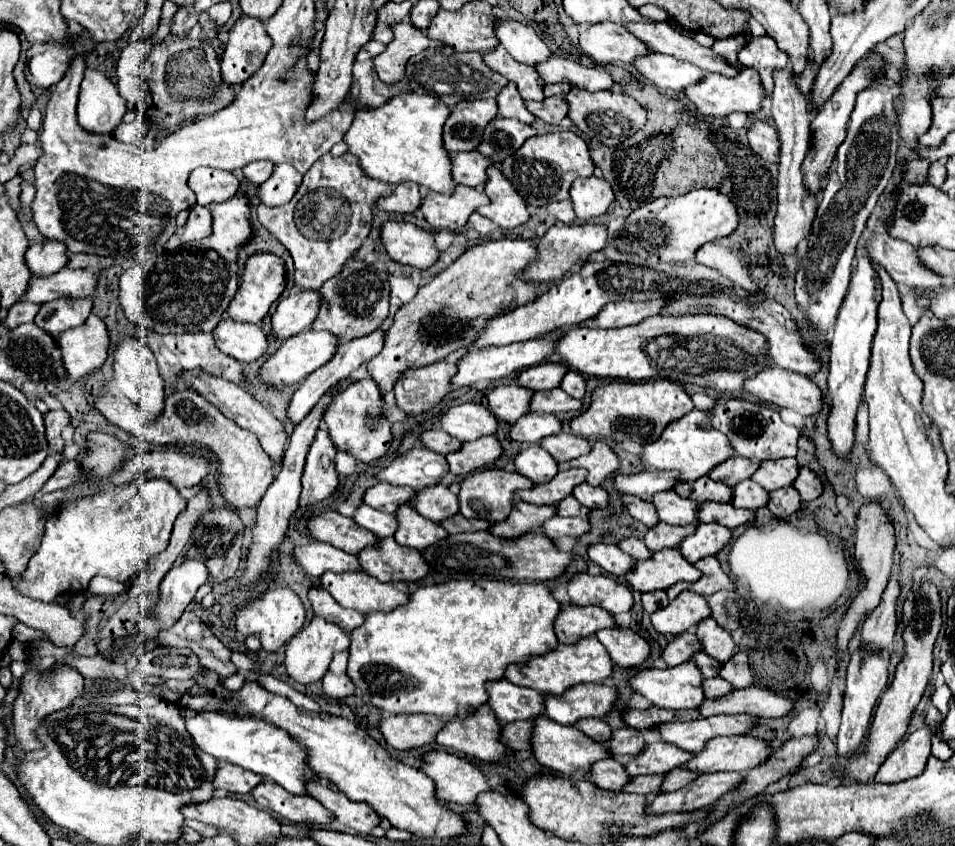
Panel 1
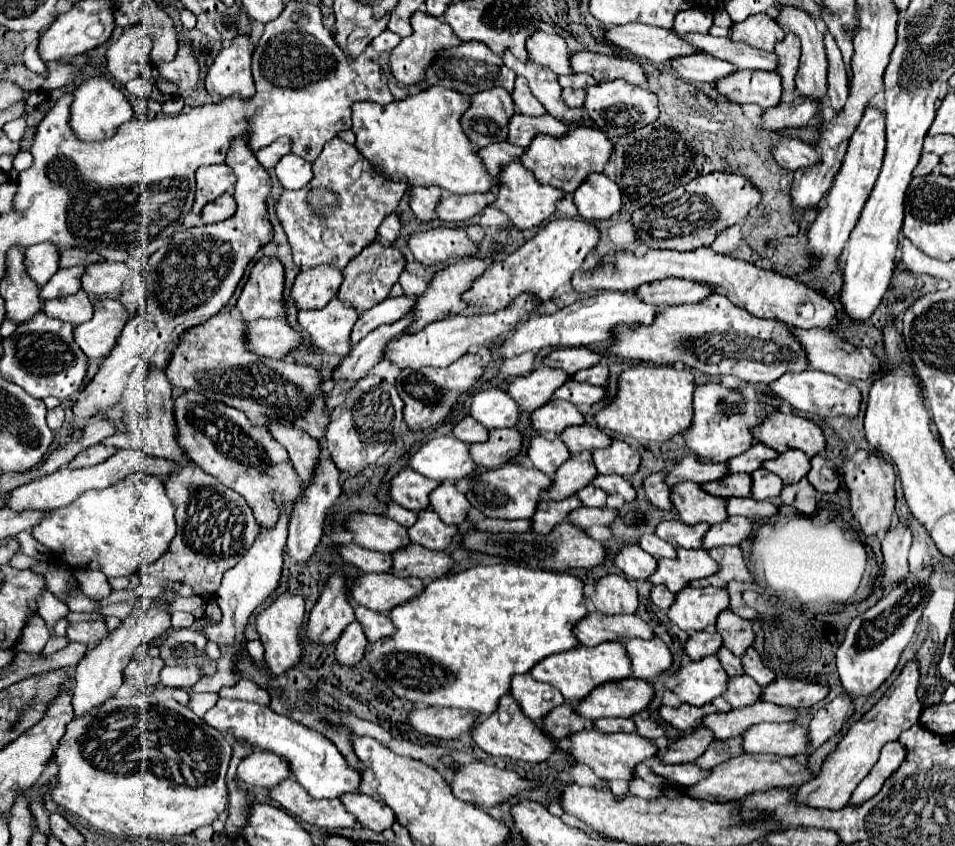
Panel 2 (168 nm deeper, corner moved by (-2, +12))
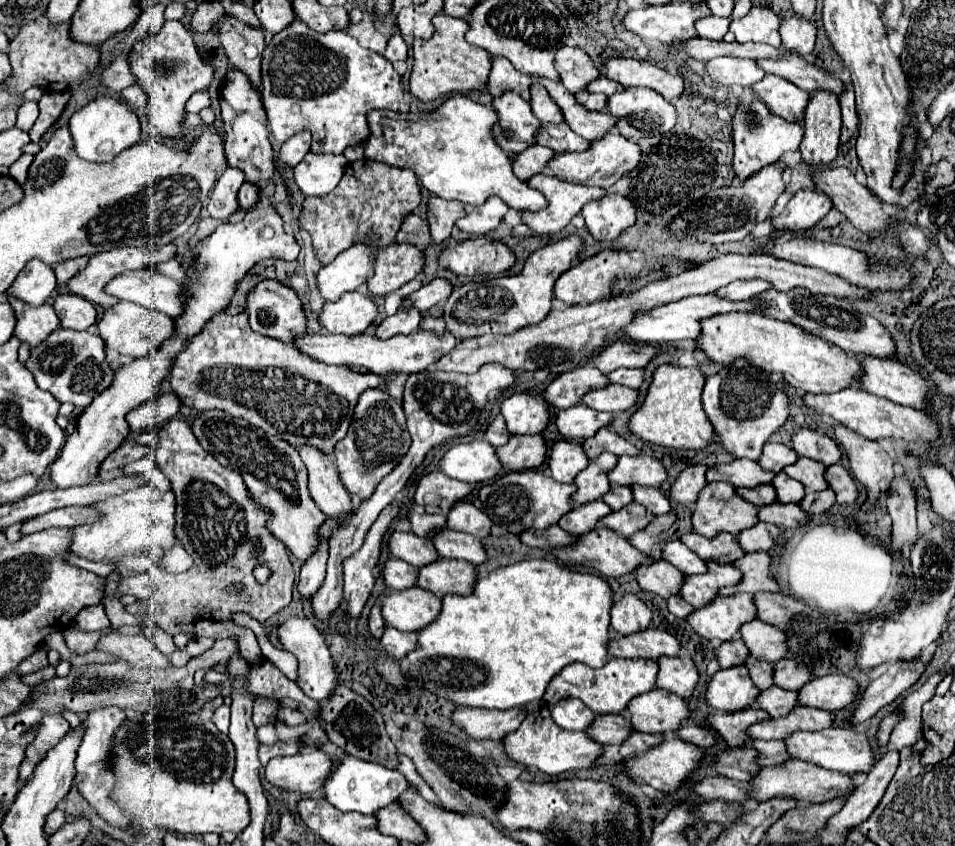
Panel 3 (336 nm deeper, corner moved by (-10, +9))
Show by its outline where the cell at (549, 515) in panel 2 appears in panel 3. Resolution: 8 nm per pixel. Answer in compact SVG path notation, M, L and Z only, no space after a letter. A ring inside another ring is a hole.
M587 503L587 505L577 505L565 519L561 519L559 527L565 531L573 531L573 535L583 535L593 531L599 521L611 513L611 507L607 503Z

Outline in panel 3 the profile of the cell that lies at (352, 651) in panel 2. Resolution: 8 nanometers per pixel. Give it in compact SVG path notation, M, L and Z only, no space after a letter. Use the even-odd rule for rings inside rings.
M375 603L373 609L371 609L371 615L369 615L369 631L371 631L371 635L375 639L379 639L383 635L385 627L387 627L387 623L385 623L385 619L381 615L381 603Z

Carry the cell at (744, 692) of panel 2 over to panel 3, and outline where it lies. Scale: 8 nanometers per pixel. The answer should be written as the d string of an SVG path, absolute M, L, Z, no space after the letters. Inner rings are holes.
M773 685L769 691L761 691L755 701L755 707L765 709L771 717L789 715L797 705L797 691L787 691L777 685Z

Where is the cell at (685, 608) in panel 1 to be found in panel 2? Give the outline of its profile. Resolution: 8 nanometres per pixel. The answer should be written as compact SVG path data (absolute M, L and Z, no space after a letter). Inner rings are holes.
M683 588L675 594L667 616L687 634L699 632L715 624L719 612L729 606L729 596L723 588Z

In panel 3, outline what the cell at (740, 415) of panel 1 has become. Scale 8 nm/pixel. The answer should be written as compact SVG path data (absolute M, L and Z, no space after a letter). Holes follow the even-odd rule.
M799 429L791 439L791 447L797 451L799 457L815 459L825 467L831 467L841 461L839 445L831 437L811 429Z

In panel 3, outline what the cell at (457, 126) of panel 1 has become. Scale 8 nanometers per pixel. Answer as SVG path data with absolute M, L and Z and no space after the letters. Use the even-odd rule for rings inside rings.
M507 91L497 97L493 105L499 113L499 121L493 127L495 139L509 155L519 155L527 147L535 145L541 123L533 115L529 101L515 91Z

